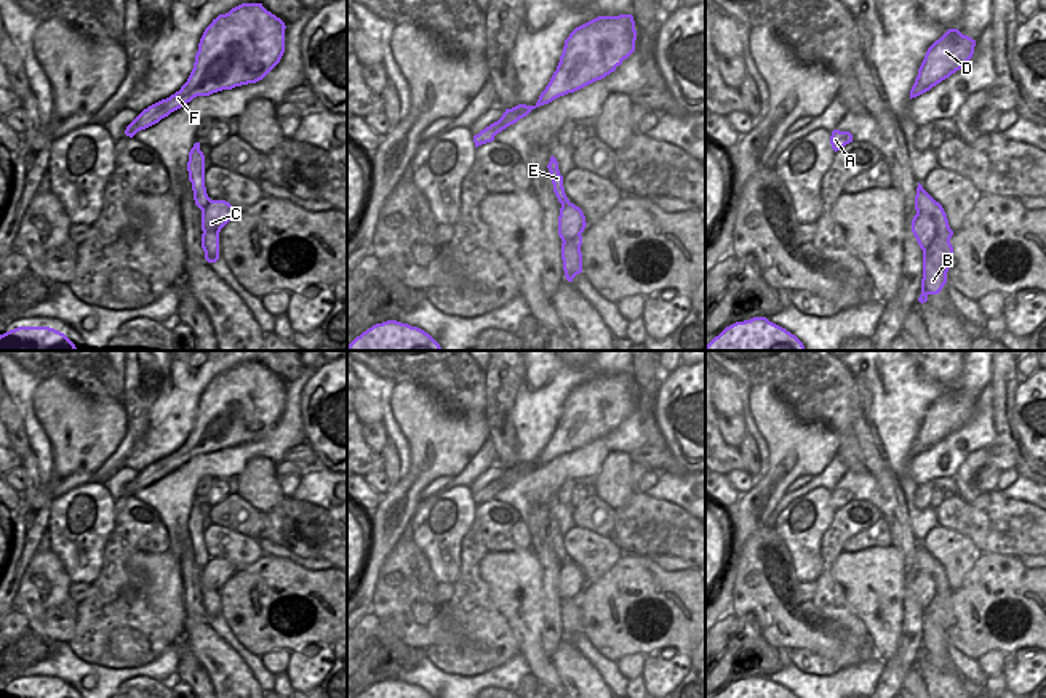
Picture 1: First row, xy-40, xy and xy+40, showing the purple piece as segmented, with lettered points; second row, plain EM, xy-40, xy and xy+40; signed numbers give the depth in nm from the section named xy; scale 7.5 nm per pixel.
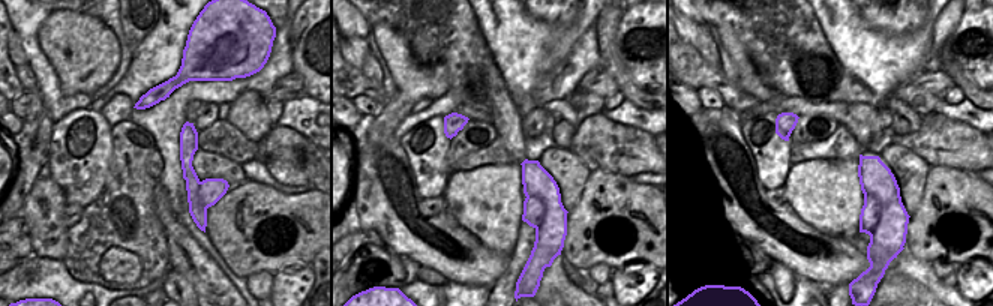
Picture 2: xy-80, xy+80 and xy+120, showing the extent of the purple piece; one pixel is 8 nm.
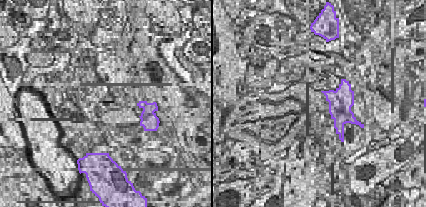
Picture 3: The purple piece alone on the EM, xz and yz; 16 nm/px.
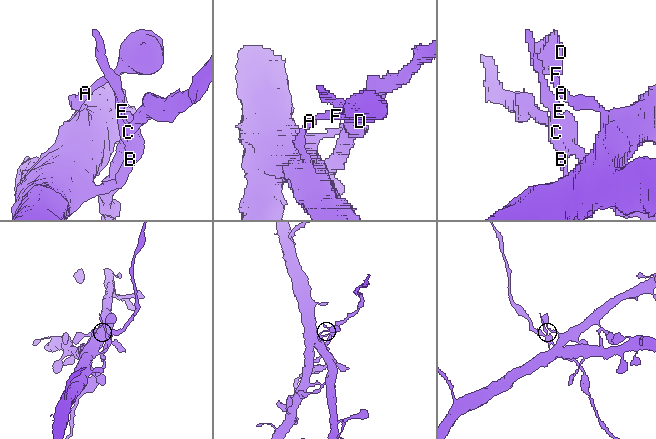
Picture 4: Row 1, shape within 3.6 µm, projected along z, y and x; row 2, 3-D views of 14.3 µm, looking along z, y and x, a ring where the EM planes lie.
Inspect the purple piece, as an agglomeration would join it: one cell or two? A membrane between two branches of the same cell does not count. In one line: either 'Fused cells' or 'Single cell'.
Fused cells

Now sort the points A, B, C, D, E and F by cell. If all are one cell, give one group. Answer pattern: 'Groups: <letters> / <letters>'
Groups: A B D E F / C

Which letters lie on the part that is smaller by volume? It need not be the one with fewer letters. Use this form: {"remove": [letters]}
{"remove": ["C"]}

